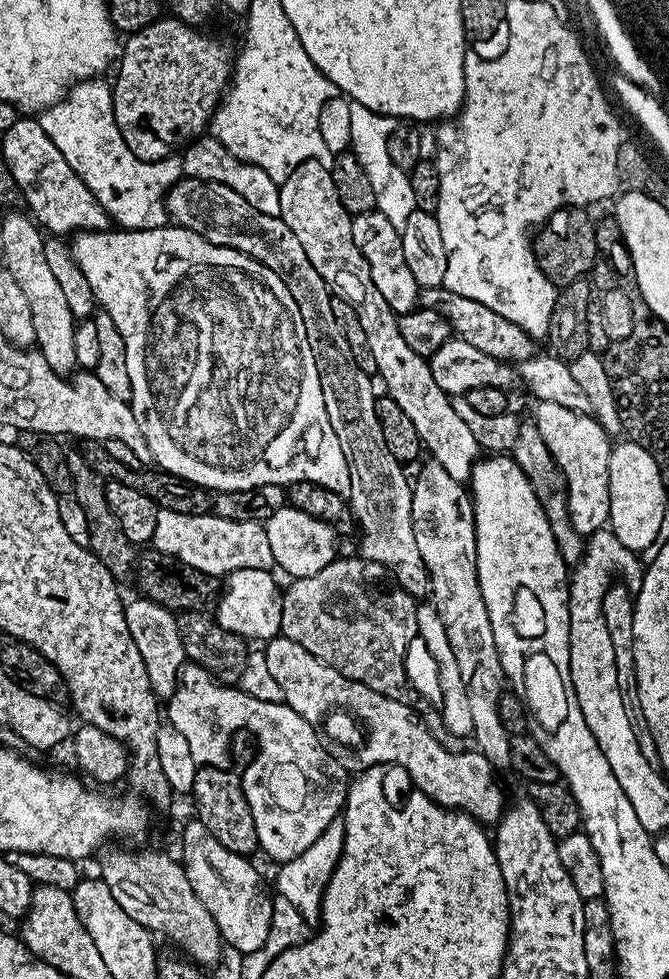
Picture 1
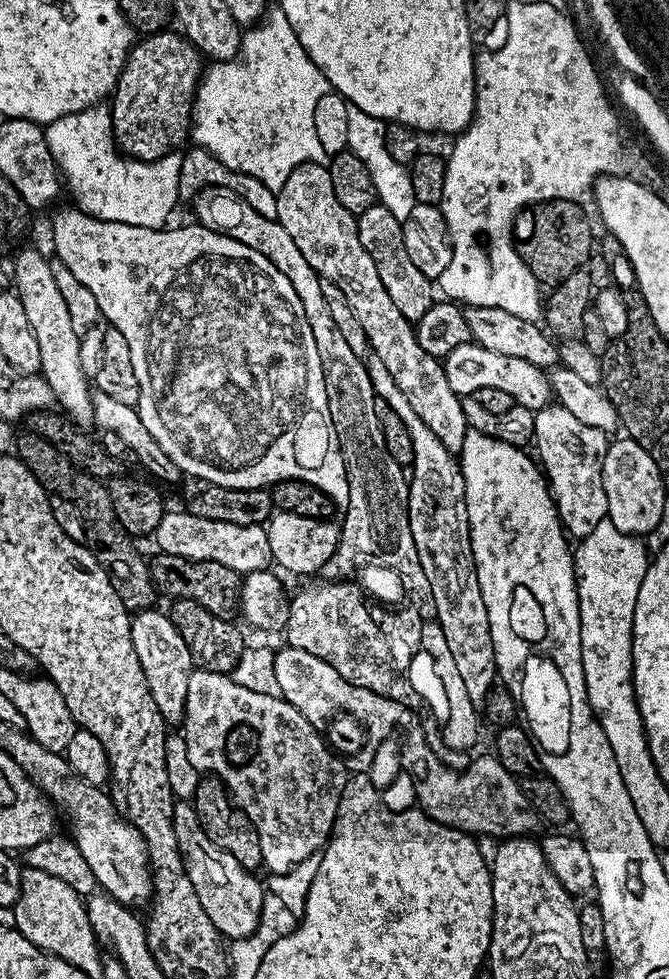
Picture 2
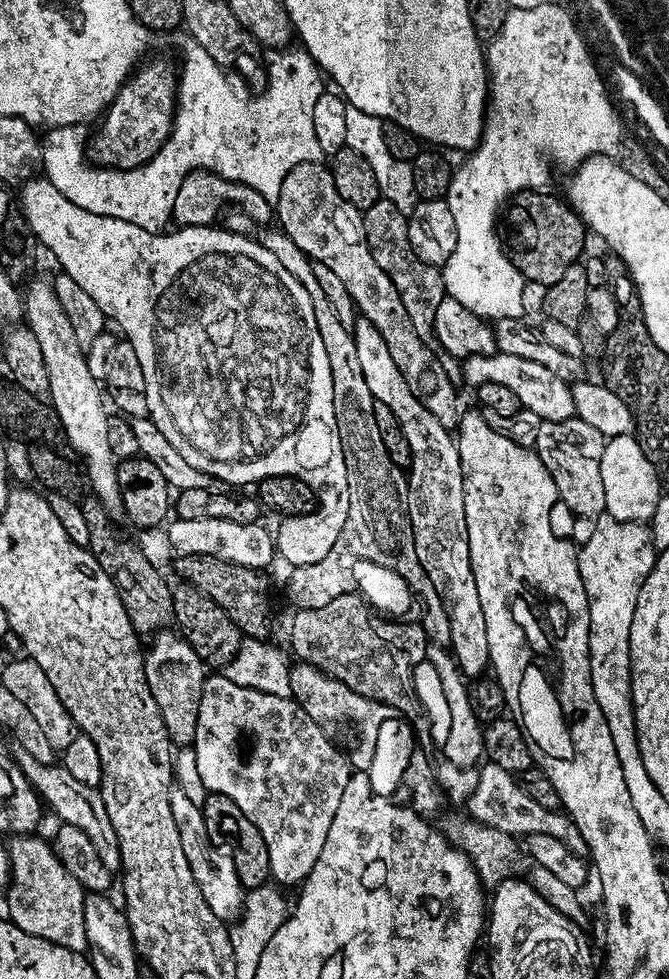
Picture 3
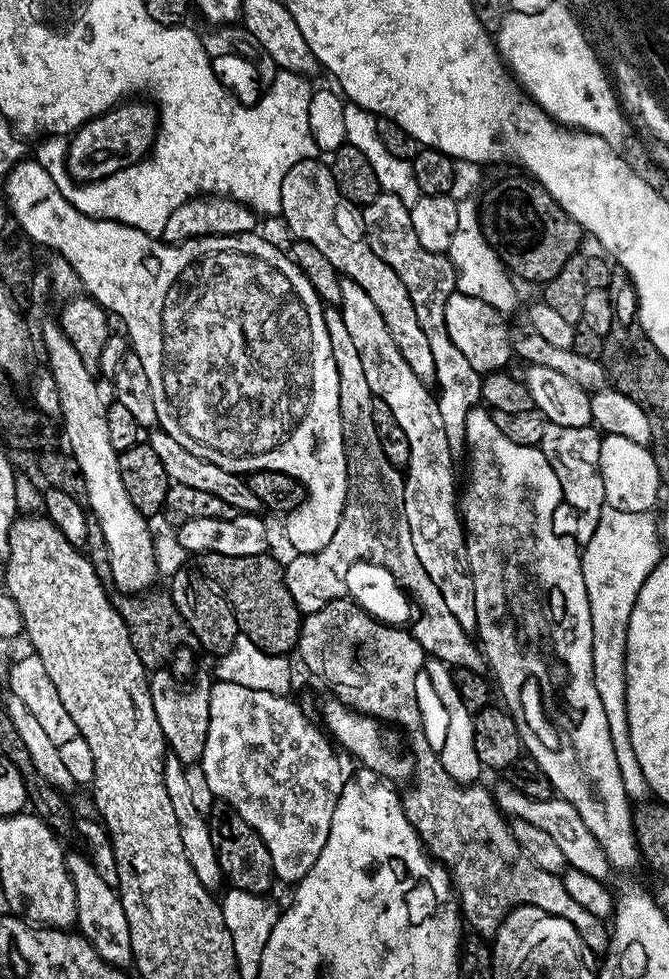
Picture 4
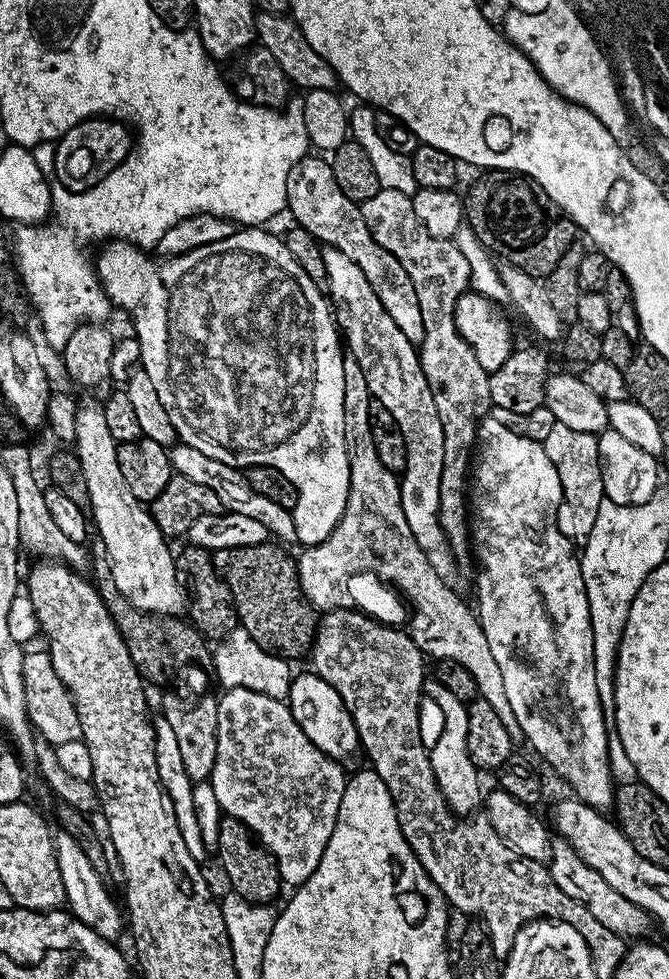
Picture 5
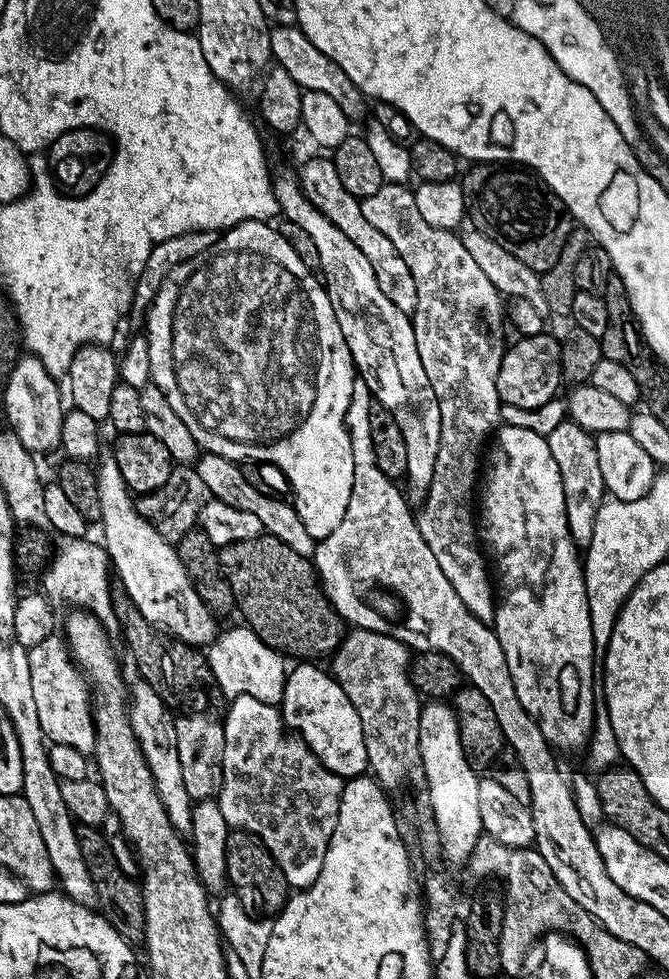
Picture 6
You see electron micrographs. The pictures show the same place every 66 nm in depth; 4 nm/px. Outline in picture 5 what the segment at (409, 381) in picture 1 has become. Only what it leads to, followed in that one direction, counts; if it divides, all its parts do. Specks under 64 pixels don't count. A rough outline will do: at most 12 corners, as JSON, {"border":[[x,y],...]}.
{"border":[[327,159],[286,178],[287,211],[366,274],[398,330],[424,337],[414,282],[370,239]]}

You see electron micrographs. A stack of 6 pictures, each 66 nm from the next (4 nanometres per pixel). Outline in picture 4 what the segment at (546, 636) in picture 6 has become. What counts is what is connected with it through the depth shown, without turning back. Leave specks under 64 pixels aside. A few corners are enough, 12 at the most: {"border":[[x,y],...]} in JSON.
{"border":[[466,414],[475,635],[523,751],[641,863],[558,474]]}

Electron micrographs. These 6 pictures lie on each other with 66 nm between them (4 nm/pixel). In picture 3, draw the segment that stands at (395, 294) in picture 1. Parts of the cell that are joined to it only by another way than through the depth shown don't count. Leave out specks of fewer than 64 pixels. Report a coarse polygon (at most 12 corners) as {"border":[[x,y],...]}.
{"border":[[382,198],[363,209],[374,262],[392,272],[414,330],[431,333],[441,269],[408,241],[408,216]]}

